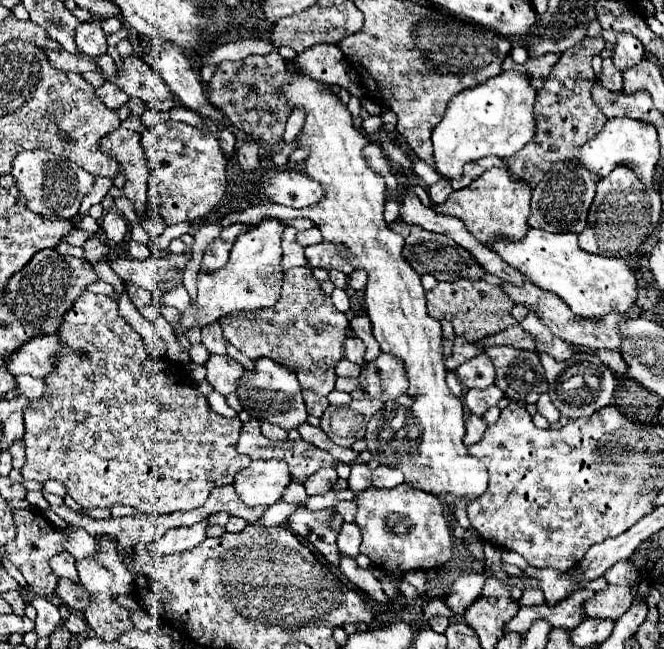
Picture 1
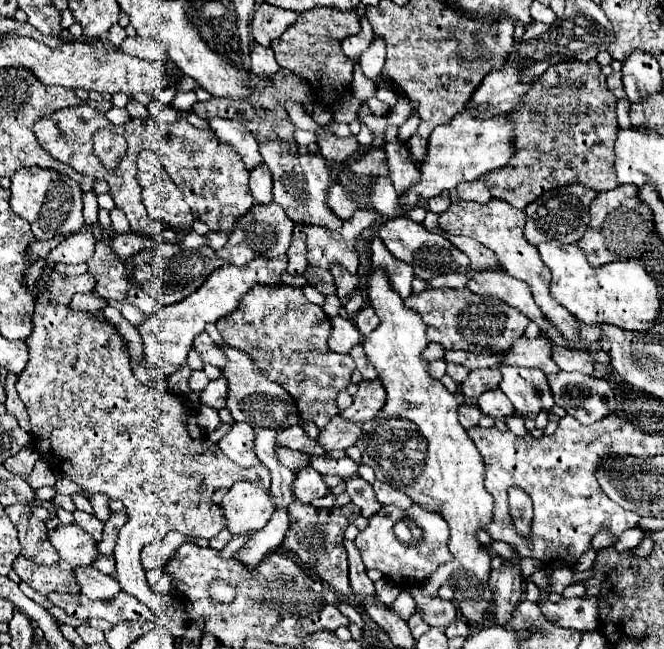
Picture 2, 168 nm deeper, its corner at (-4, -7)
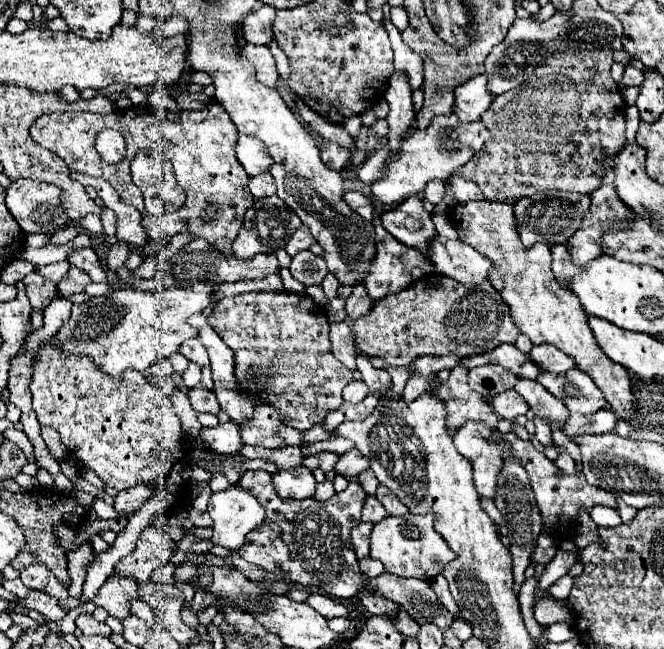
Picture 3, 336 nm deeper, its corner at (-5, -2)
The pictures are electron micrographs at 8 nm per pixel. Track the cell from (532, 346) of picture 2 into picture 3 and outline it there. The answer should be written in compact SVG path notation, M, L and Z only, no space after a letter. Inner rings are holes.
M500 344L492 352L476 354L476 356L470 356L464 360L464 368L468 368L468 370L476 368L476 366L484 366L484 364L500 364L500 366L508 368L512 374L530 378L530 380L536 380L536 376L544 370L540 364L530 360L528 354L522 354L514 344Z

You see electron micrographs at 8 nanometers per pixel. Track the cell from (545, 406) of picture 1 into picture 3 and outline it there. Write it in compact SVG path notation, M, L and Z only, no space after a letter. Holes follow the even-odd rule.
M534 416L534 424L536 424L536 438L546 446L546 444L552 444L552 436L550 436L550 424L548 424L548 418L540 418L540 416Z

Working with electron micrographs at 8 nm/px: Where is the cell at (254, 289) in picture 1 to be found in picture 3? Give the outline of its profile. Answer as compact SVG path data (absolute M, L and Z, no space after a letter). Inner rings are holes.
M200 282L188 288L142 292L132 288L114 290L110 296L96 296L90 302L74 304L70 320L58 330L58 342L66 352L88 354L94 362L112 376L128 368L146 370L150 364L170 358L180 350L182 342L194 338L198 330L188 324L188 318L202 314L216 294L216 282Z

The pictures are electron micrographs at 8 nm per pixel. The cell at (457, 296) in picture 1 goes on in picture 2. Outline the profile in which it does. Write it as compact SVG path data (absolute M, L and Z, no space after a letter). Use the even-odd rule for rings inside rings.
M427 287L419 295L409 295L403 303L413 311L419 311L421 319L427 323L427 341L443 345L445 351L471 351L471 353L503 353L519 339L529 323L529 319L515 311L511 305L499 299L483 299L481 295L471 293L467 287L449 289L449 287Z

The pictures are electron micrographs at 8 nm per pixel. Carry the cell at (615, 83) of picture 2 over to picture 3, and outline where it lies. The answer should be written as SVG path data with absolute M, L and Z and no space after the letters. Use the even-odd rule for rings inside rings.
M626 66L626 72L624 72L624 78L622 78L622 84L624 86L638 86L642 80L642 72L634 66Z

